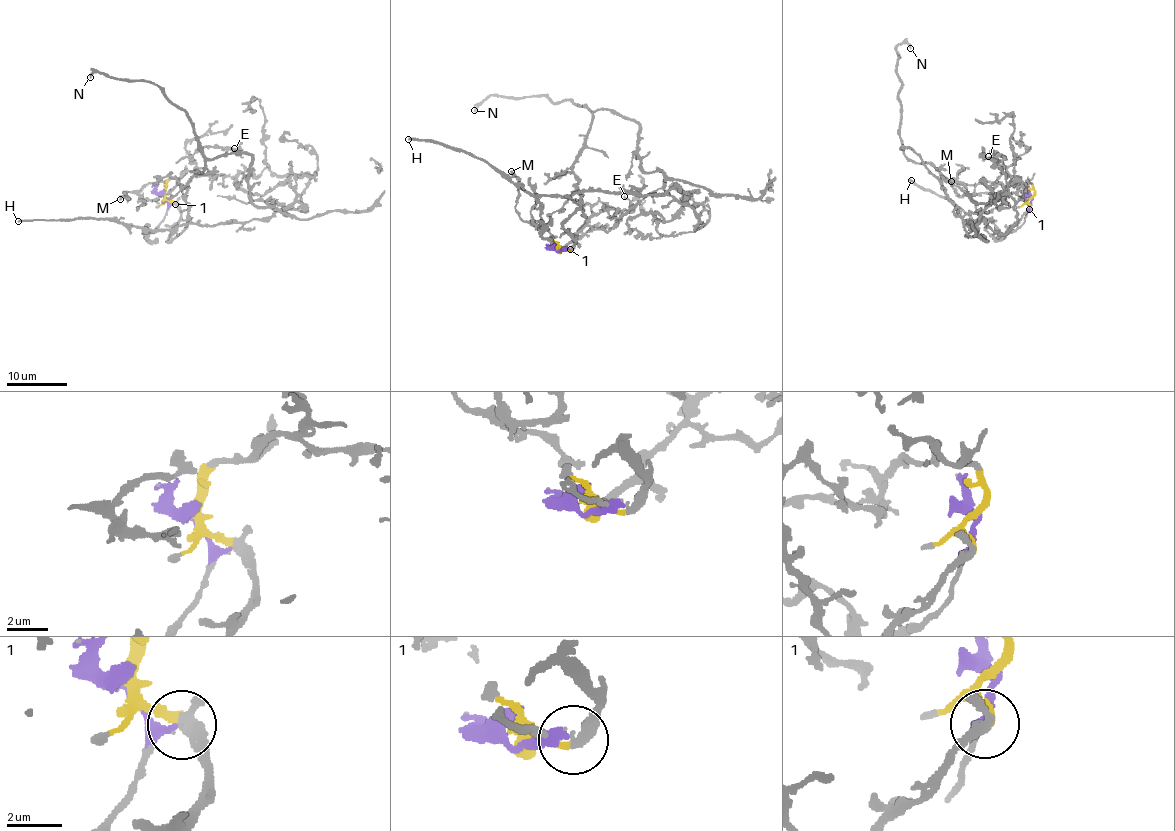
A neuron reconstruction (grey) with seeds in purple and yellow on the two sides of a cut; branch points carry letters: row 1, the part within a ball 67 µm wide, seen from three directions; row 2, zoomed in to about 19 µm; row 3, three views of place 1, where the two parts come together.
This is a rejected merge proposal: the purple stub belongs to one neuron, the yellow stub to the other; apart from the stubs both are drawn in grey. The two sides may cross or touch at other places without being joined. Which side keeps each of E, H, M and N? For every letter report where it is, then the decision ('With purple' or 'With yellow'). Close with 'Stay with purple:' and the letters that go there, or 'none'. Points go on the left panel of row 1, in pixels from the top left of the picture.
E: Place: (234, 148). With yellow
H: Place: (18, 221). With purple
M: Place: (120, 199). With yellow
N: Place: (90, 77). With yellow
Stay with purple: H

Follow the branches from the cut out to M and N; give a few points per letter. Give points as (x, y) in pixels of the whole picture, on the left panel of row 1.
M: (163, 194), (180, 214), (169, 242), (186, 226), (180, 187), (153, 199), (122, 193), (127, 198), (119, 199)
N: (163, 194), (180, 214), (169, 242), (187, 219), (182, 187), (204, 166), (190, 117), (155, 84), (89, 77)

